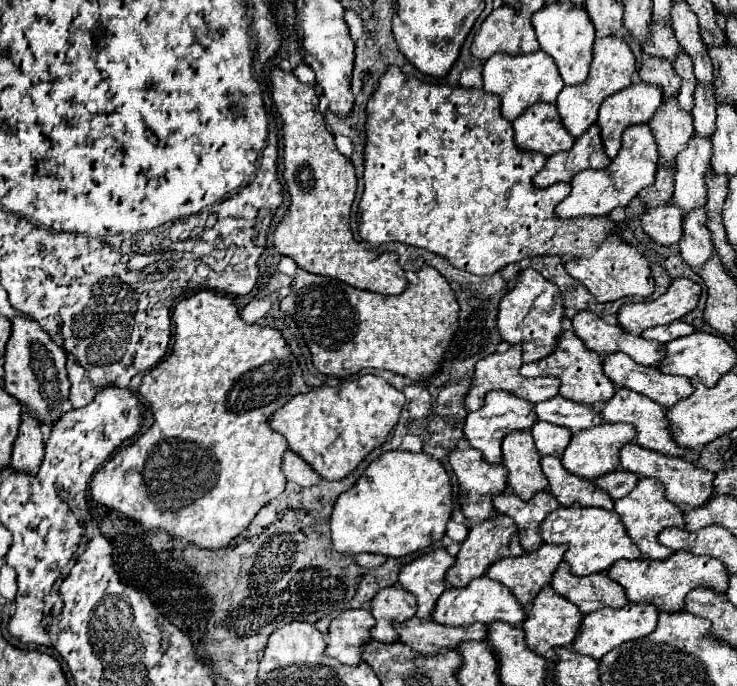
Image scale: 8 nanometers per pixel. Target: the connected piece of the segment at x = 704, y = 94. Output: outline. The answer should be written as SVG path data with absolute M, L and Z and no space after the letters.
M696 86L694 94L694 108L692 108L694 128L698 136L710 138L714 134L714 120L716 120L716 96L712 86Z

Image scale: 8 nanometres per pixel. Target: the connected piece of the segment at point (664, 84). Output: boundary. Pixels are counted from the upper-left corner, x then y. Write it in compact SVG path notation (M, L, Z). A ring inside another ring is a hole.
M646 58L642 62L642 68L640 68L640 78L648 84L656 84L662 88L662 98L668 100L672 96L678 94L678 88L680 88L680 78L678 74L674 72L674 66L668 62L668 60L658 60L658 58Z

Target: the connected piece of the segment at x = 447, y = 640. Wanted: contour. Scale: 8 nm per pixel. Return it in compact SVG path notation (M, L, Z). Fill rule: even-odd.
M410 618L404 624L394 624L400 642L414 648L418 654L434 654L444 648L454 648L464 640L484 640L486 626L484 624L470 624L466 628L450 628L436 624L434 620L420 620Z

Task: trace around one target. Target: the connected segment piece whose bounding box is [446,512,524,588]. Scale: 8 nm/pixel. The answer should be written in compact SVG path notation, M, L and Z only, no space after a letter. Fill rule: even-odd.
M496 512L494 518L488 518L484 522L478 522L476 526L470 528L468 538L460 544L460 552L456 554L456 562L448 568L446 572L446 584L448 586L466 586L470 580L484 576L488 566L492 562L496 562L498 558L506 558L506 556L520 556L524 554L520 540L518 540L518 528L514 524L514 520L506 514Z

